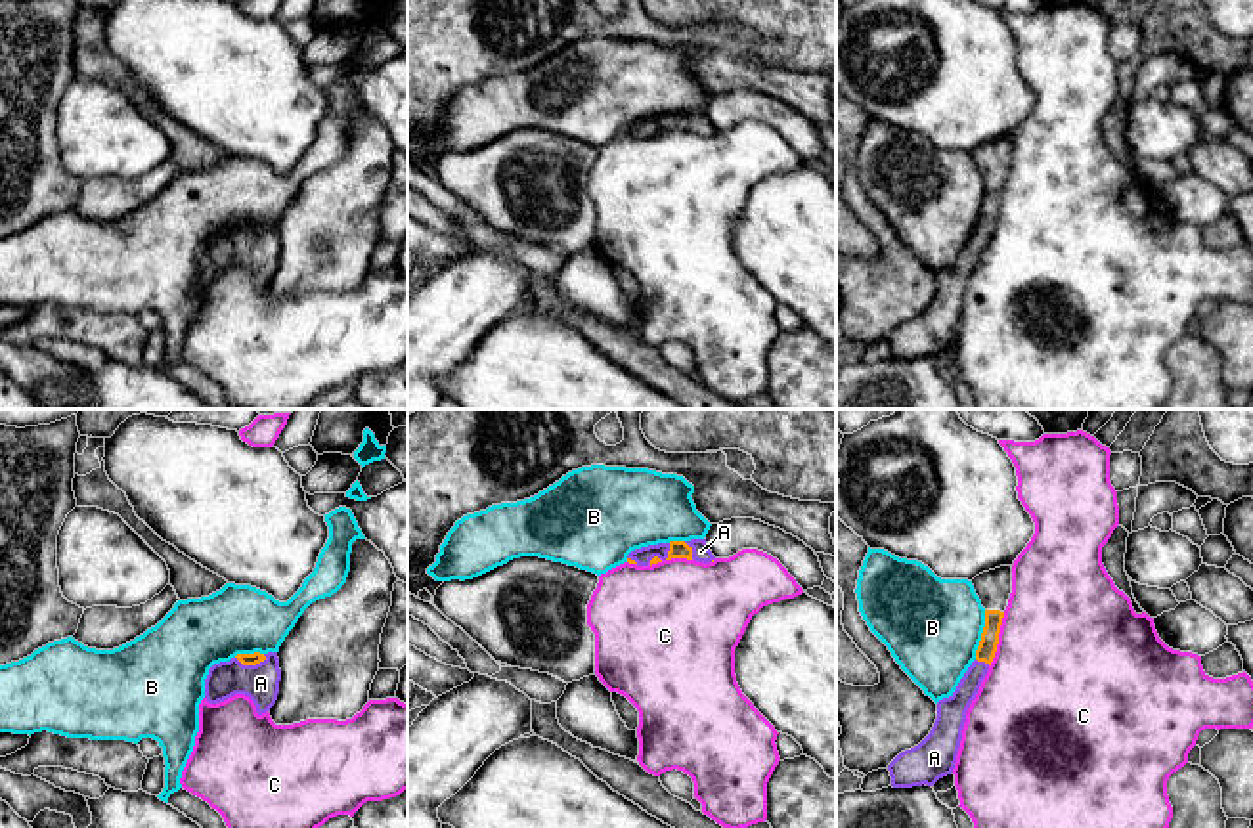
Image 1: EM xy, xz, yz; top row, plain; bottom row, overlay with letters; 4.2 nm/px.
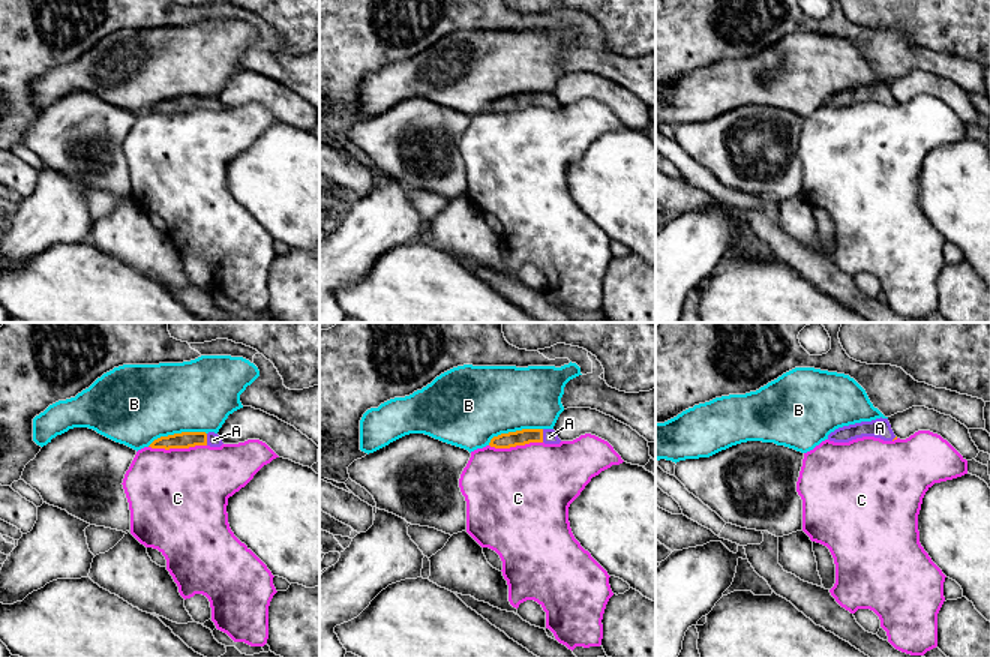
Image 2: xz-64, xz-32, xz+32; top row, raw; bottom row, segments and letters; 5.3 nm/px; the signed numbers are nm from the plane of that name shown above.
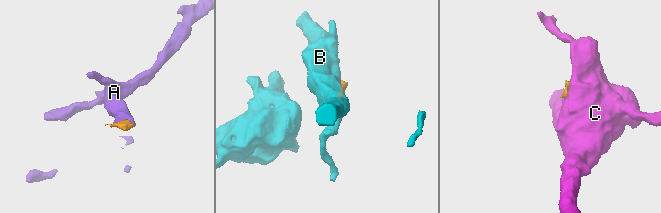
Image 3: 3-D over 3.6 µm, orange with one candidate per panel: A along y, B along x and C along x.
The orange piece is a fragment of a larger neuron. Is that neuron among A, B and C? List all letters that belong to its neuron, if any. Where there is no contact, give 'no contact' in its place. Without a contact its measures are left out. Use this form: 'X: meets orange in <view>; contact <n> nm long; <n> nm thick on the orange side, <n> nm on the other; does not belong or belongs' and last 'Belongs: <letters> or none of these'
A: meets orange in xy; contact 140 nm long; 50 nm thick on the orange side, 160 nm on the other; belongs
B: meets orange in yz; contact 220 nm long; 80 nm thick on the orange side, 400 nm on the other; does not belong
C: meets orange in yz; contact 240 nm long; 80 nm thick on the orange side, 500 nm on the other; does not belong
Belongs: A

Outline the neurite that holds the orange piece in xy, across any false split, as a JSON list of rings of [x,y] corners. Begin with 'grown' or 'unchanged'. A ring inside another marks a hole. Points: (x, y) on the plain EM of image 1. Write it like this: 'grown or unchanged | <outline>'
grown | [[[237,226],[230,233],[214,235],[205,251],[205,270],[209,275],[224,273],[235,266],[249,268],[256,285],[270,283],[279,266],[279,229],[268,226]]]

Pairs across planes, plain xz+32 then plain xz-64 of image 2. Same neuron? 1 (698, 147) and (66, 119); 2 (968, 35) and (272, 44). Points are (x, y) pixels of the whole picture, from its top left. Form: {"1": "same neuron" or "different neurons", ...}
{"1": "same neuron", "2": "different neurons"}

